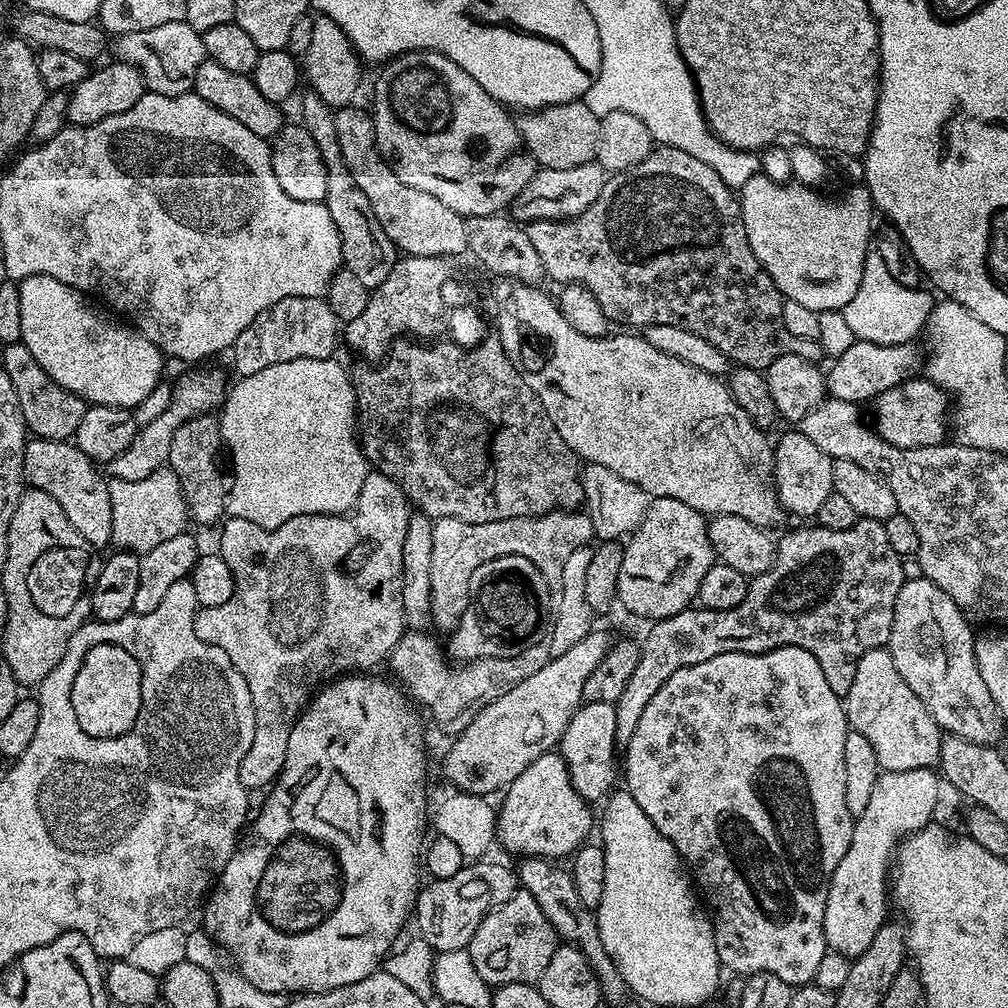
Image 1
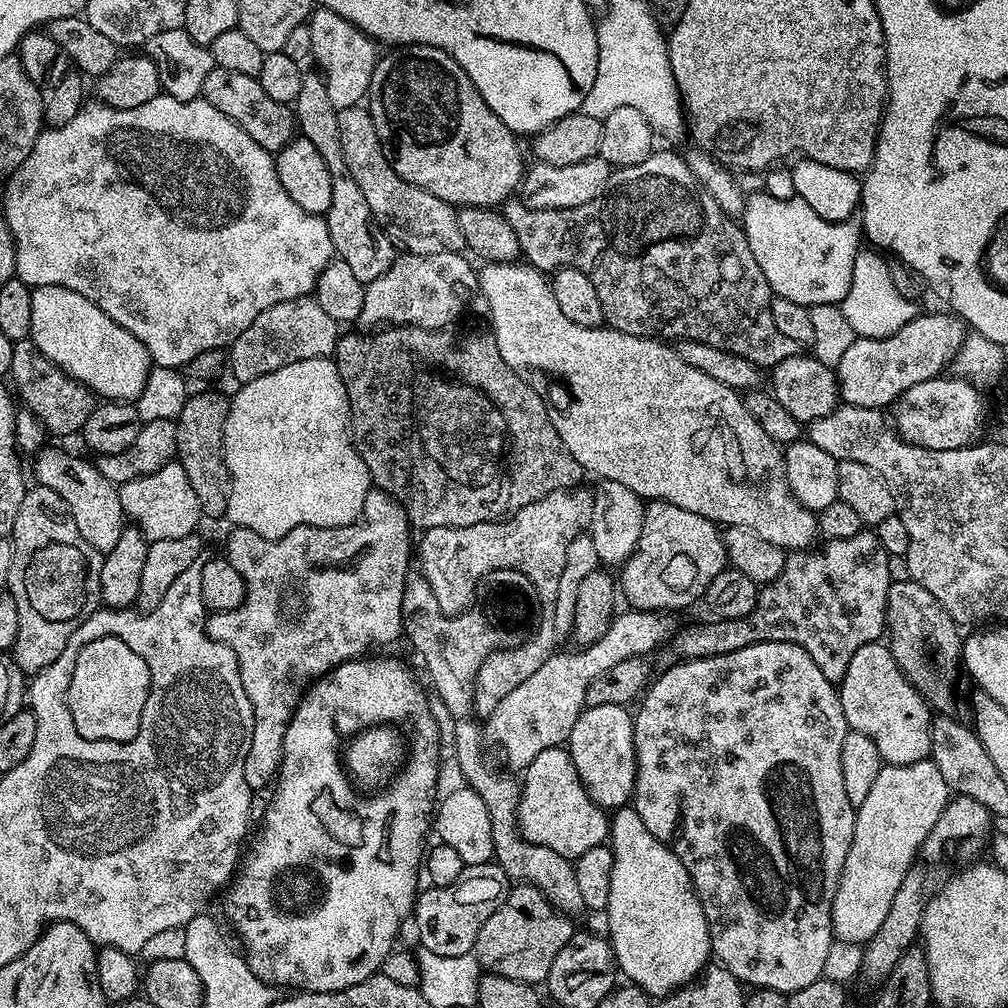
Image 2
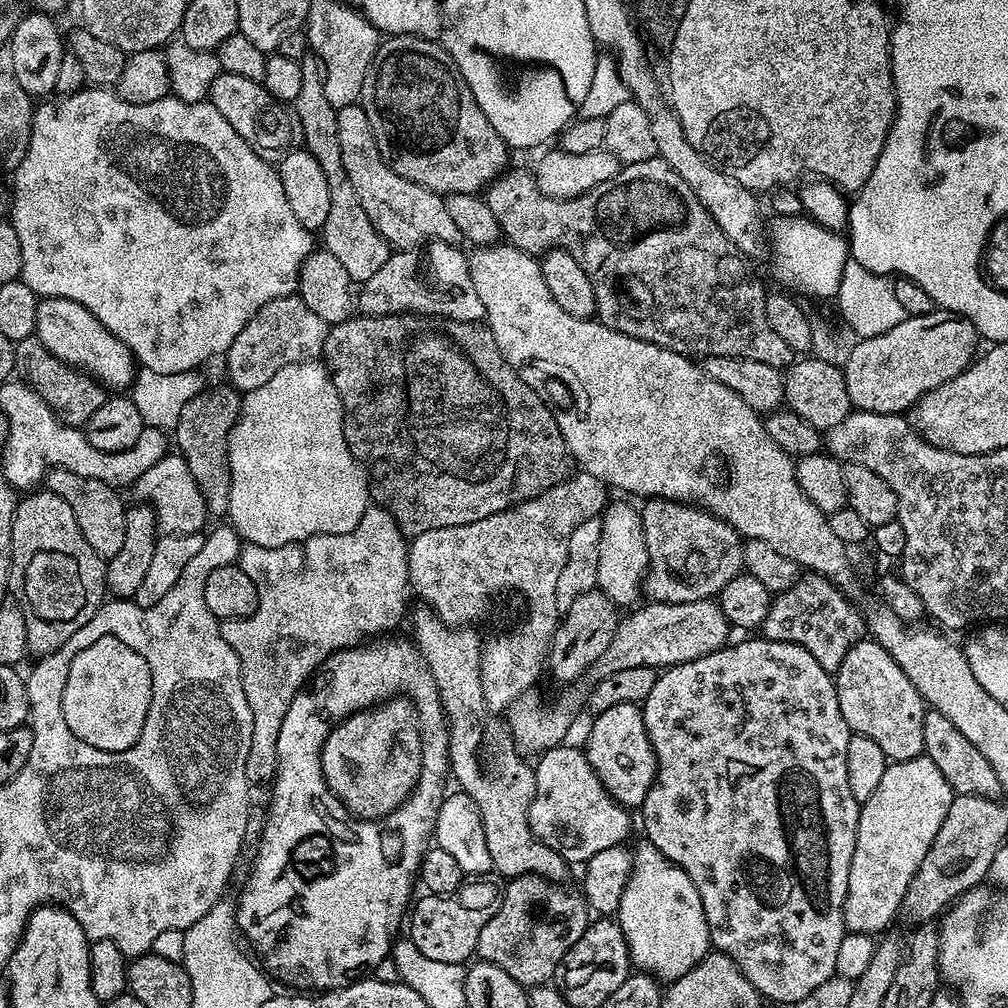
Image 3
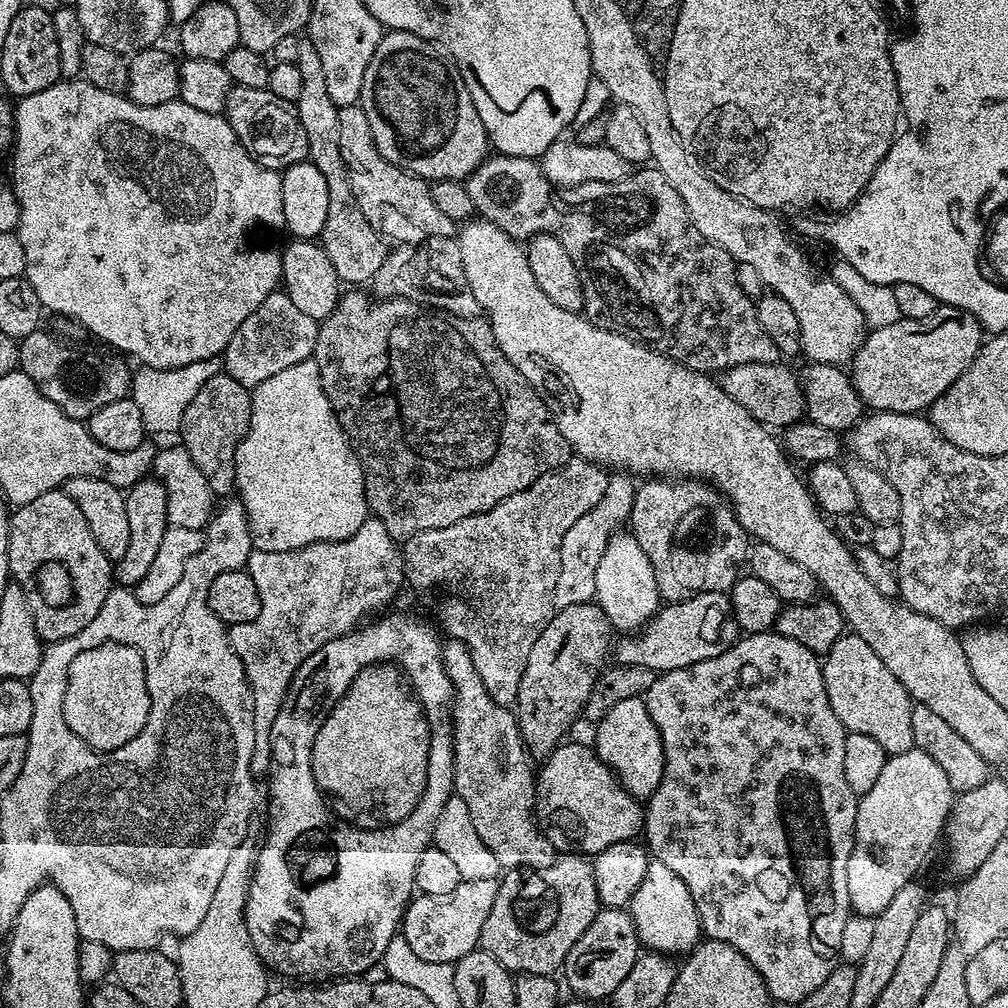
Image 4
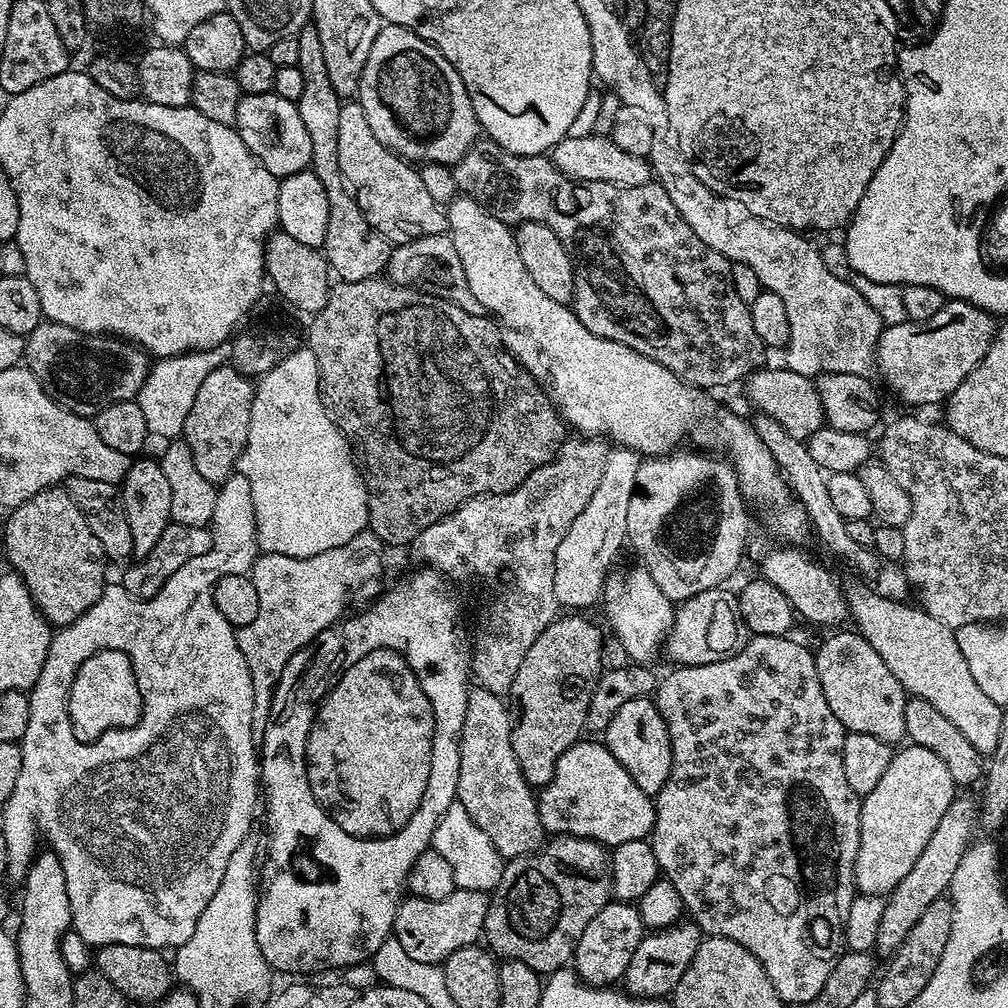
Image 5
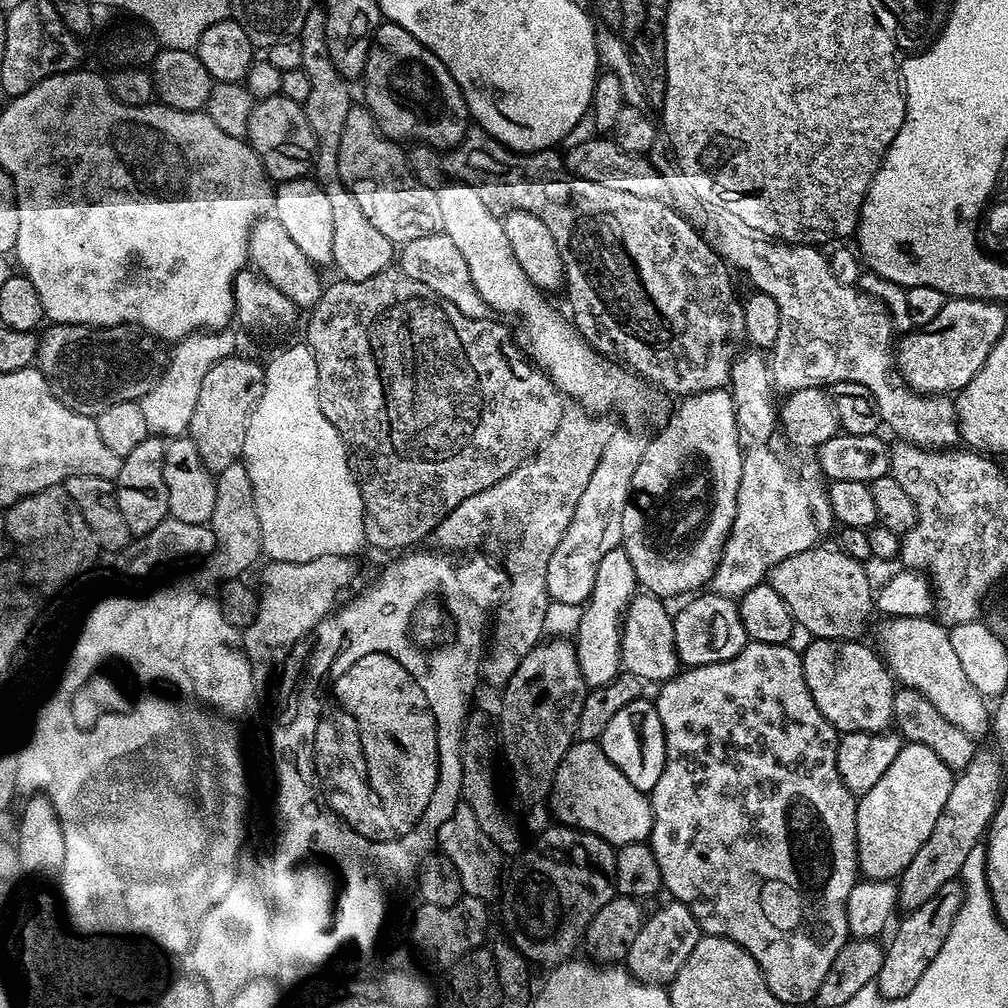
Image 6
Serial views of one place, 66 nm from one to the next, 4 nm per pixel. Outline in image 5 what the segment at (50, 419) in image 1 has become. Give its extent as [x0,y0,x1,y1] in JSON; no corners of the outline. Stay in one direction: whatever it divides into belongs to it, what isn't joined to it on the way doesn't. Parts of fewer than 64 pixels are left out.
[23,319,150,418]

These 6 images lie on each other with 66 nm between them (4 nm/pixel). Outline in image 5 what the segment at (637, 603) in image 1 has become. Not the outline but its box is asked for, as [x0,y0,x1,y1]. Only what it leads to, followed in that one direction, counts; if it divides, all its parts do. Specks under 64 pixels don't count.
[626,452,748,602]

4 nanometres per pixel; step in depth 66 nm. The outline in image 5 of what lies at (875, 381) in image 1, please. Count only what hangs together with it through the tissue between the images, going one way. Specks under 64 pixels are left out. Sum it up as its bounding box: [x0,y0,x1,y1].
[875,299,998,404]

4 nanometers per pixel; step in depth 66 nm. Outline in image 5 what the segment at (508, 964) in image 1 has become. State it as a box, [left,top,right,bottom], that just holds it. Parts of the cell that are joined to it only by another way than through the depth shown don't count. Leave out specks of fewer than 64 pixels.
[483,836,611,974]

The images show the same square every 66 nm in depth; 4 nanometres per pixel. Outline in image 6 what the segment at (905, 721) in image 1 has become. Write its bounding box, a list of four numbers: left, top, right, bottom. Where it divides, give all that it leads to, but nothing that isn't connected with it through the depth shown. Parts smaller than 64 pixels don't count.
[802,639,898,733]

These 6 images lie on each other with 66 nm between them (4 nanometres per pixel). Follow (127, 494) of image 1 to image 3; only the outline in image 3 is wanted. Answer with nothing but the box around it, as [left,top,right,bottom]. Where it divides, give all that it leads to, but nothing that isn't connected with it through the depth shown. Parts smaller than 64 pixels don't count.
[134,454,210,536]

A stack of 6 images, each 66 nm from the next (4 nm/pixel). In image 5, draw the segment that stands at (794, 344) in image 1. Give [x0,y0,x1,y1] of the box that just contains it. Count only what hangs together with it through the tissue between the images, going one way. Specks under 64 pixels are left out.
[452,142,766,390]

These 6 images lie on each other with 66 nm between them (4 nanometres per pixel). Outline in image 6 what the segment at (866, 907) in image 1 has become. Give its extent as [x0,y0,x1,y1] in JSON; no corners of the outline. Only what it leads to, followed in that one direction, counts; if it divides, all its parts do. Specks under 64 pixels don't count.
[856,743,954,881]

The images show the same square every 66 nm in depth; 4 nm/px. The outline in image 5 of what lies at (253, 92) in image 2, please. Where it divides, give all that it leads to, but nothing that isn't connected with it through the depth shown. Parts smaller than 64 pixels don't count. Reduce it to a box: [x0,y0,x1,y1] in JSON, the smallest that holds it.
[234,92,312,178]

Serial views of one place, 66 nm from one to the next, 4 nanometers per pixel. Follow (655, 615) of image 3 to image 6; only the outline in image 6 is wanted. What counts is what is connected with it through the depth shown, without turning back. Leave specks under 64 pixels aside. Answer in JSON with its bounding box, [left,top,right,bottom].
[674,595,750,666]

